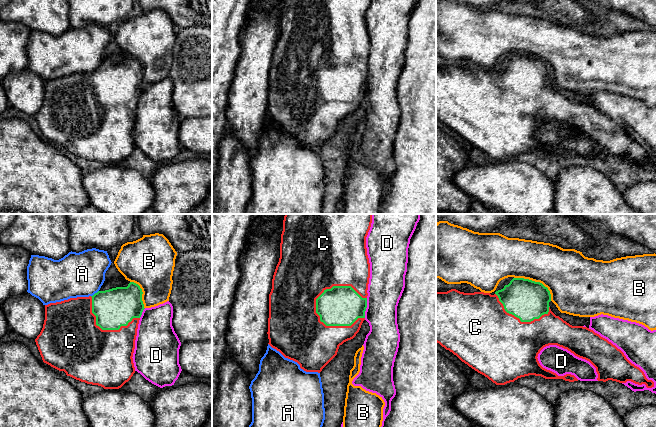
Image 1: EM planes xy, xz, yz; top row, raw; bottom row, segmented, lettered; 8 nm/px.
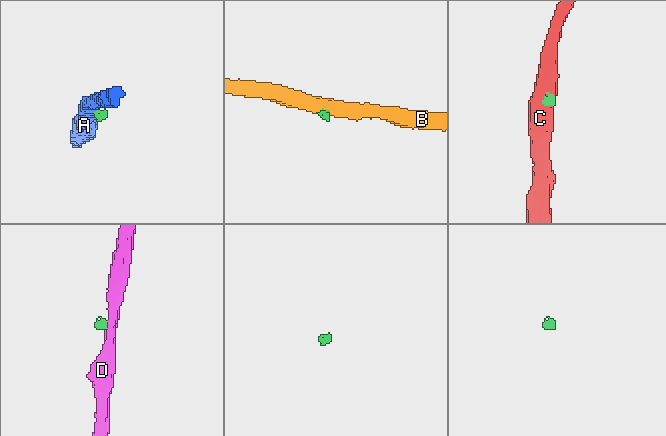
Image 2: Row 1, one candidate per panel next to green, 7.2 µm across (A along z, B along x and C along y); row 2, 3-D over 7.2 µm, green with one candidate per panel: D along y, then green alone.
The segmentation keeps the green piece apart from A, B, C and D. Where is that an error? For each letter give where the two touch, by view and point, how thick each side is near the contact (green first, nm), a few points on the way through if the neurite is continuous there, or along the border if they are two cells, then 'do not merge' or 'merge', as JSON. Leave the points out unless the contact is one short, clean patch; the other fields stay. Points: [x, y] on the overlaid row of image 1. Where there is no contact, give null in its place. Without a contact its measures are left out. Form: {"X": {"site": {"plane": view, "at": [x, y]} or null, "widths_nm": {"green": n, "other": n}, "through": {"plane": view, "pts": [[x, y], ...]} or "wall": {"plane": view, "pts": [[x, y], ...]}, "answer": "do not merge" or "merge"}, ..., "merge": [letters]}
{"A": {"site": {"plane": "xy", "at": [95, 293]}, "widths_nm": {"green": 320, "other": 360}, "wall": {"plane": "xy", "pts": [[98, 290], [91, 296]]}, "answer": "do not merge"}, "B": {"site": {"plane": "yz", "at": [537, 282]}, "widths_nm": {"green": 320, "other": 400}, "wall": {"plane": "yz", "pts": [[514, 277], [523, 277], [541, 282], [549, 291], [551, 300]]}, "answer": "do not merge"}, "C": {"site": {"plane": "xz", "at": [334, 286]}, "widths_nm": {"green": 320, "other": 500}, "answer": "merge"}, "D": {"site": {"plane": "xz", "at": [366, 307]}, "widths_nm": {"green": 320, "other": 280}, "wall": {"plane": "xz", "pts": [[367, 298], [364, 317]]}, "answer": "do not merge"}, "merge": ["C"]}

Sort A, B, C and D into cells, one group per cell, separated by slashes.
A / B / C / D

